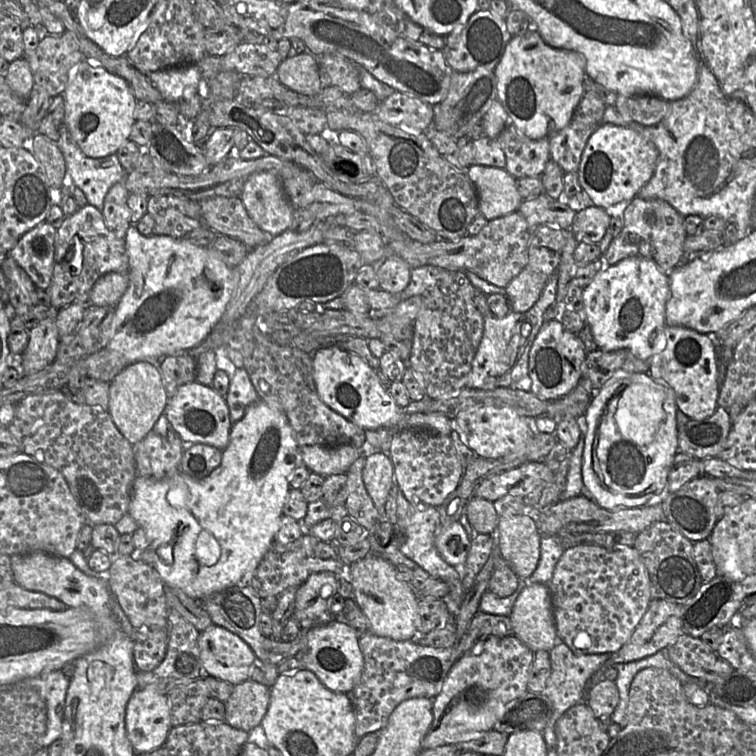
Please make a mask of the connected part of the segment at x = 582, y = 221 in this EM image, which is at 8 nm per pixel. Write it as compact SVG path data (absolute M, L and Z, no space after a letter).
M588 206L580 210L572 224L575 240L598 244L609 228L610 219L606 209L600 207Z

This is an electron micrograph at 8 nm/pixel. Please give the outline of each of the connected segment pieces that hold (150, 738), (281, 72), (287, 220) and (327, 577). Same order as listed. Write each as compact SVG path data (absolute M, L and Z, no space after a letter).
M155 688L136 689L126 706L125 727L136 754L164 746L172 728L167 695Z
M308 51L284 58L275 77L282 85L305 95L315 95L323 87L322 69Z
M260 171L252 174L245 182L240 198L251 219L269 236L290 230L295 209L276 173Z
M332 572L312 574L297 588L293 616L304 629L330 615L333 596L339 592L338 576Z

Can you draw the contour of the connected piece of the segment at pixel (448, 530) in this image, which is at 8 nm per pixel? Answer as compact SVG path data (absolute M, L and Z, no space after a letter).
M455 521L443 528L438 524L435 546L449 565L460 569L466 562L471 540L460 521Z

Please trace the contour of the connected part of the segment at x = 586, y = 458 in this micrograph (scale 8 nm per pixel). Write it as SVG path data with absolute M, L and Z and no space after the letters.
M636 372L629 378L610 379L599 390L594 391L594 397L590 401L585 412L587 433L584 439L581 473L583 484L590 493L591 499L600 507L607 510L618 508L636 508L660 501L665 494L669 494L666 493L666 482L673 459L675 454L678 452L676 410L677 406L675 403L673 390L669 387L664 387L656 383L647 372Z

